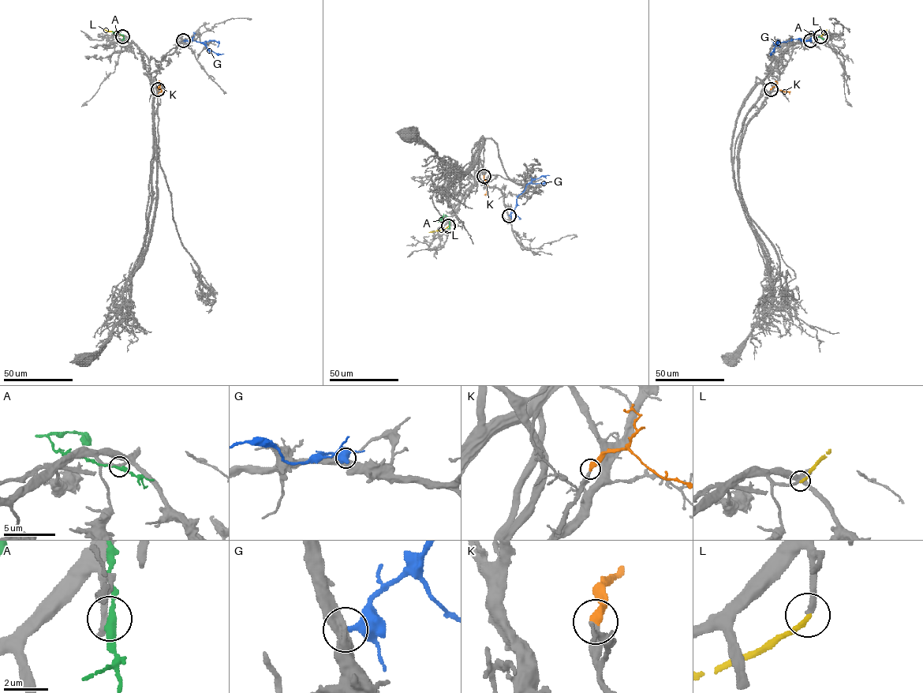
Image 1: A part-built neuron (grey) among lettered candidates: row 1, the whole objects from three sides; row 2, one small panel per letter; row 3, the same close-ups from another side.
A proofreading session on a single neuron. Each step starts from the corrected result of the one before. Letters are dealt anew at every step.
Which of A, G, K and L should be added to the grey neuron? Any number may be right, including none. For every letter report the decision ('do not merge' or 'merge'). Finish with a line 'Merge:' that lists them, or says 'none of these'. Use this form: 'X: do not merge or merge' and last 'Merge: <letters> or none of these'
A: do not merge
G: do not merge
K: merge
L: merge
Merge: K, L

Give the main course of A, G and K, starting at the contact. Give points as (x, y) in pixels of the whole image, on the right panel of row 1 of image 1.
A: (820, 37), (809, 32), (816, 31)
G: (810, 41), (795, 39), (780, 42), (770, 54)
K: (771, 89), (775, 87), (790, 94)

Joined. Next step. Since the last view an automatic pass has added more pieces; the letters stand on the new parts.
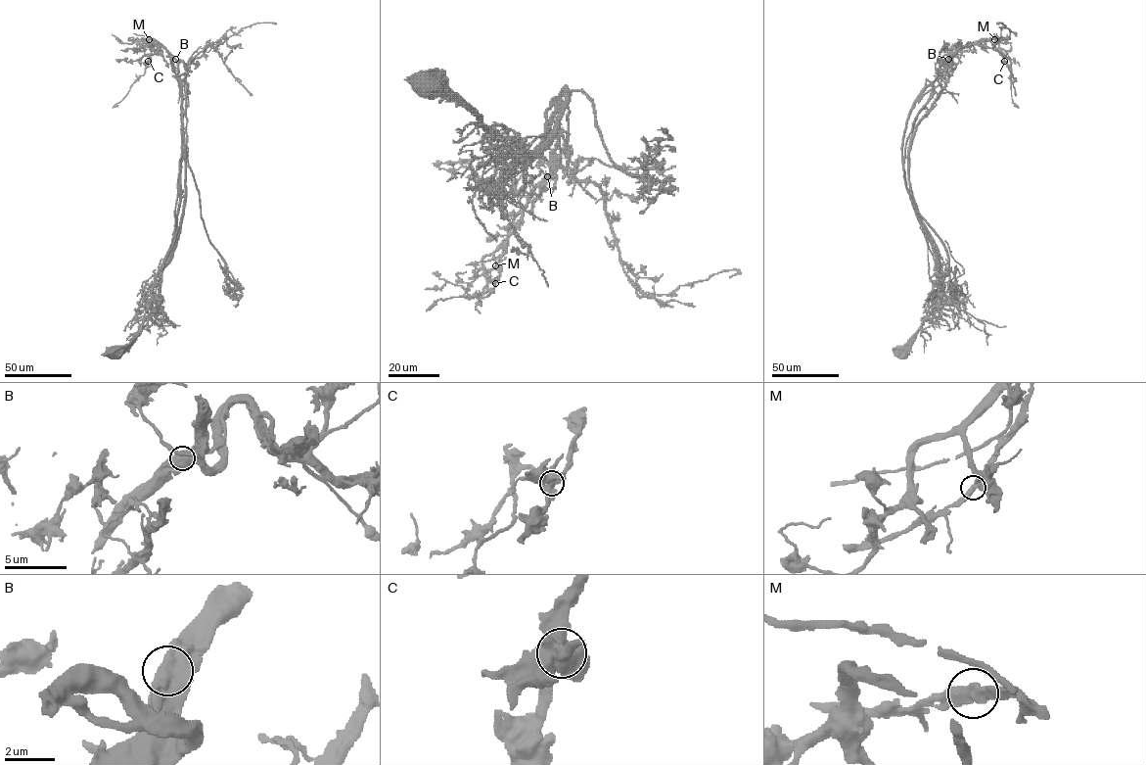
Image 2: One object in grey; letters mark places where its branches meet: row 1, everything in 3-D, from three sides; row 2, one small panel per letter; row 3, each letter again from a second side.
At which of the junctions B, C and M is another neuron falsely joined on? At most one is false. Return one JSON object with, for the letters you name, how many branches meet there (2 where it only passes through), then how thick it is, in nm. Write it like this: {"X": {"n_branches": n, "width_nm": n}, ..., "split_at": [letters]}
{"B": {"n_branches": 2, "width_nm": 700}, "split_at": ["B"]}

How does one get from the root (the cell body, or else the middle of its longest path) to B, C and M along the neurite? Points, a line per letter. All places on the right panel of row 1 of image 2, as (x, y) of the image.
B: (900, 350), (935, 308), (940, 295), (935, 253), (914, 209), (909, 155), (914, 119), (948, 59)
C: (900, 350), (940, 295), (936, 258), (910, 190), (912, 137), (964, 48), (987, 39), (1004, 61)
M: (900, 350), (940, 295), (936, 258), (910, 190), (910, 142), (962, 50), (994, 39)

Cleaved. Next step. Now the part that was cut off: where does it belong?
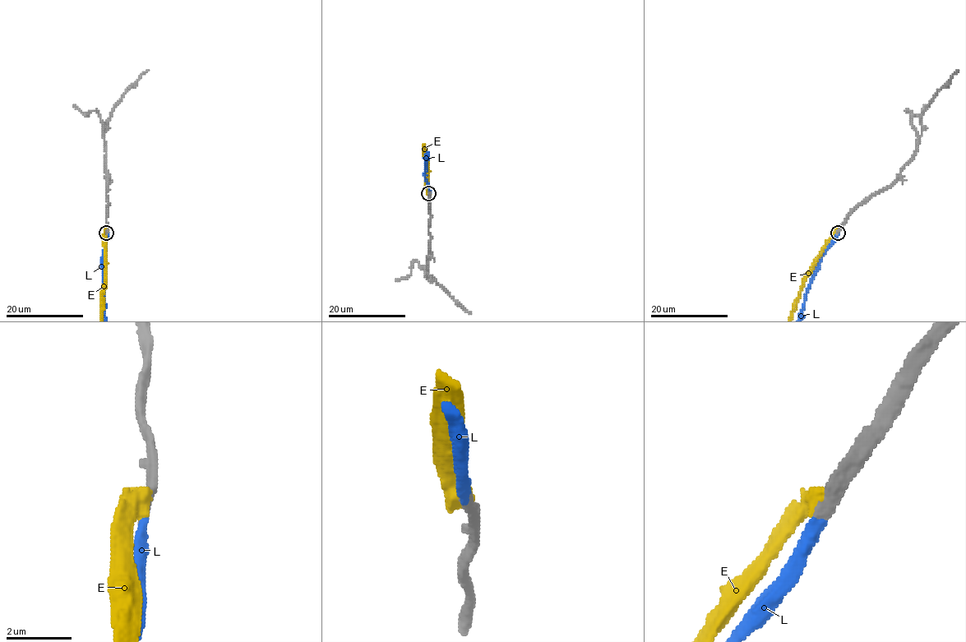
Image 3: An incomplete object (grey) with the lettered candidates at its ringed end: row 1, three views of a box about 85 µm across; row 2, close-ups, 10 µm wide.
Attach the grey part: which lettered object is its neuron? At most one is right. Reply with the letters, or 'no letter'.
L

